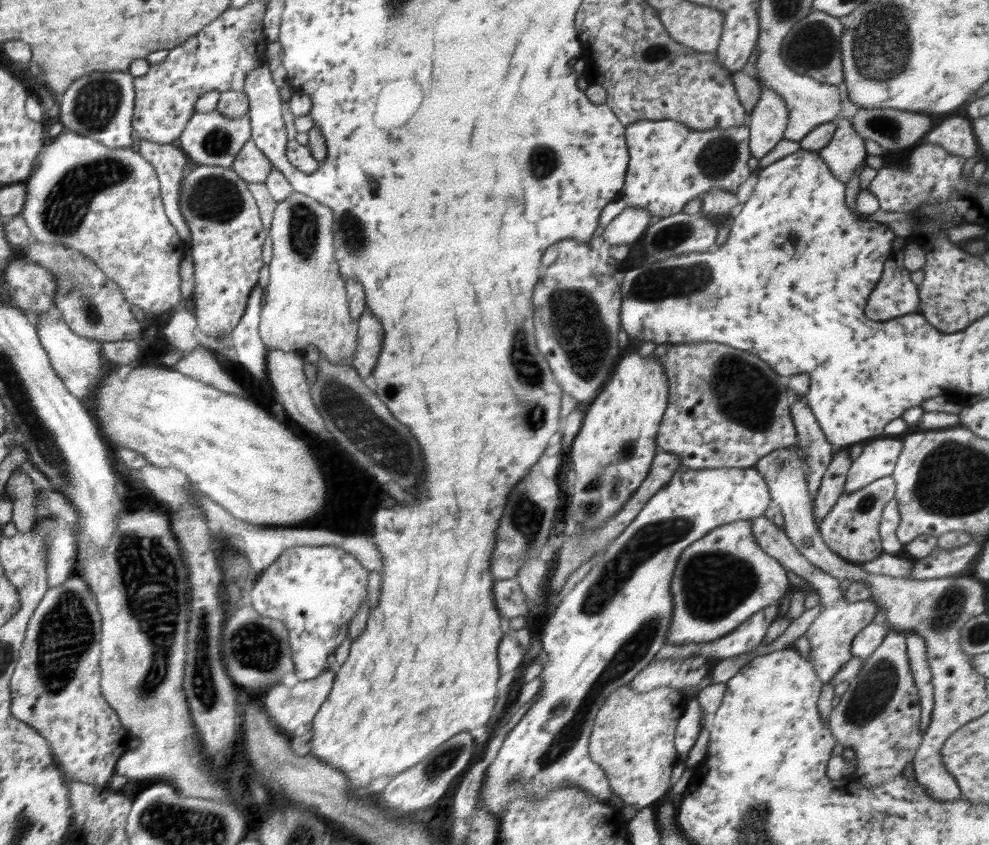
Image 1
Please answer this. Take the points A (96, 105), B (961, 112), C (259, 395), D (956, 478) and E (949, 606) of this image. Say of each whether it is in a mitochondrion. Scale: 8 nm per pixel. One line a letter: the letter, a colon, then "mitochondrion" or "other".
A: mitochondrion
B: other
C: other
D: mitochondrion
E: mitochondrion

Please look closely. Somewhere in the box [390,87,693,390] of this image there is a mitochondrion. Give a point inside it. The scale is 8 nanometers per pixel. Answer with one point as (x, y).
(581, 331)

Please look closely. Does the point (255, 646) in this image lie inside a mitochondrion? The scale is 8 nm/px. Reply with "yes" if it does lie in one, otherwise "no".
yes

